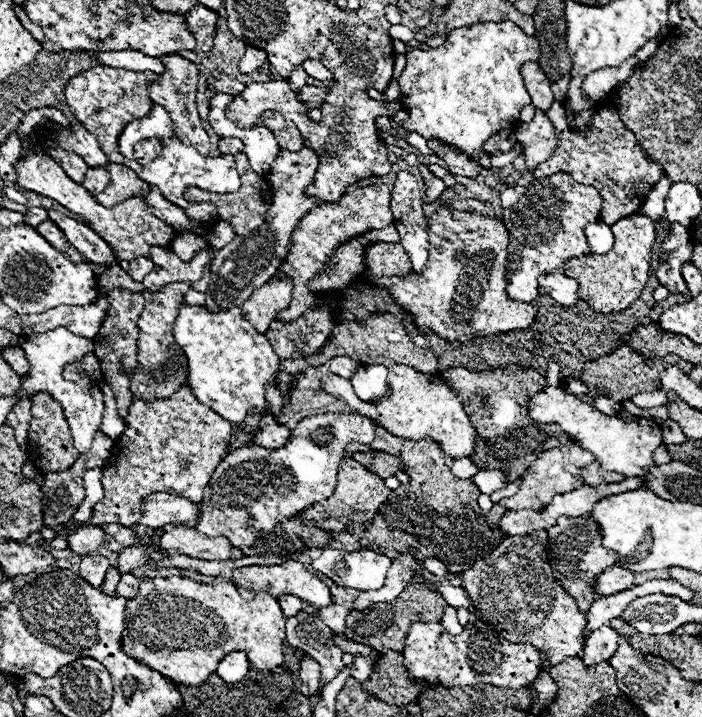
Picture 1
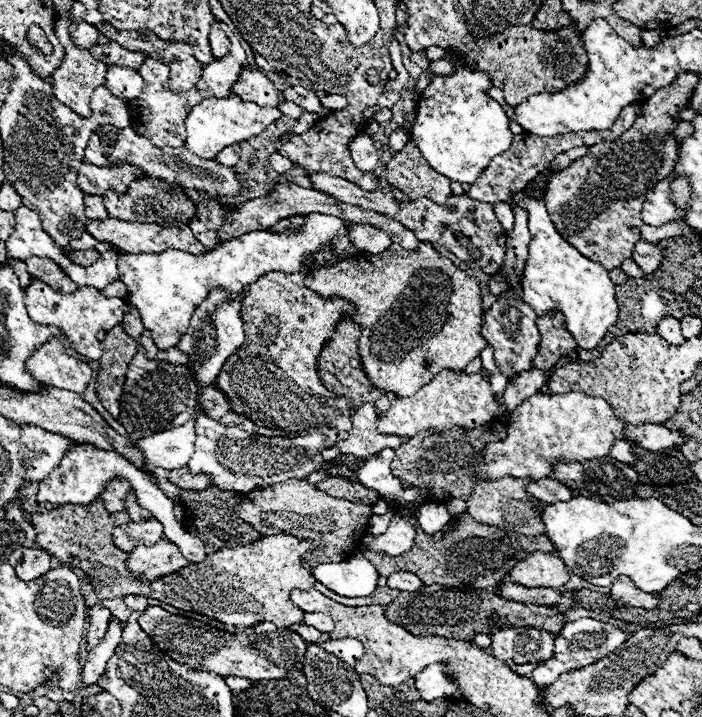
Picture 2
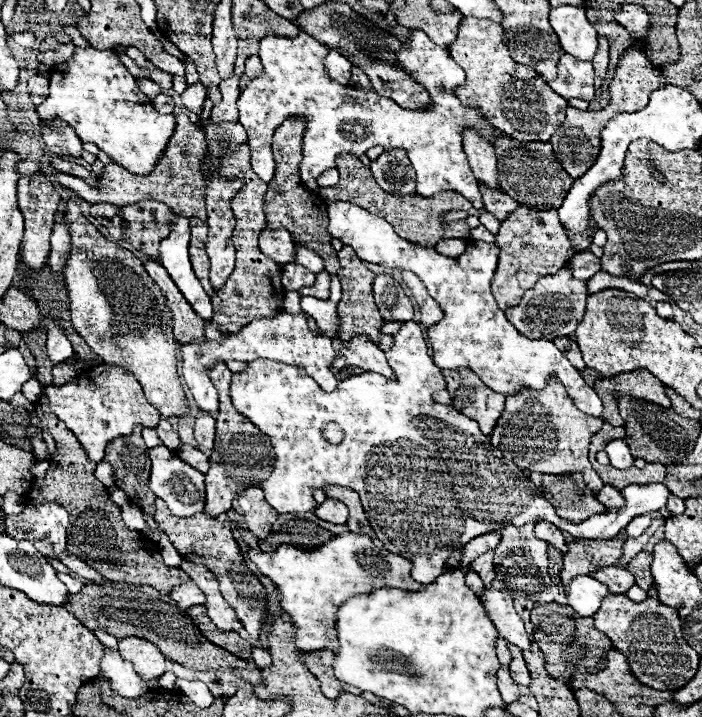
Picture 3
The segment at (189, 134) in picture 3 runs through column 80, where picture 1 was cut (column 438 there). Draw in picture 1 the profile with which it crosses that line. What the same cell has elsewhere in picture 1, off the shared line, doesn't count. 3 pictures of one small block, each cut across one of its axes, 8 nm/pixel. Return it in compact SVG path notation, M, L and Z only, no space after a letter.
M420 164L418 168L420 168L420 174L422 174L422 178L424 178L424 186L426 186L426 196L428 196L428 200L430 200L430 202L436 202L436 200L442 196L442 192L446 190L444 182L442 182L440 178L436 178L436 176L428 170L428 166Z

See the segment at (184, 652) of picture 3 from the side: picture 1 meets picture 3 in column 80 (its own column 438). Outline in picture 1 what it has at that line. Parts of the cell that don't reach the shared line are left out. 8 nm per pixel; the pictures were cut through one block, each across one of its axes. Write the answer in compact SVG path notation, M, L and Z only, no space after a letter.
M410 582L408 588L404 588L404 592L396 600L392 600L392 604L372 604L368 612L350 612L346 616L344 636L348 640L368 644L378 652L384 652L384 650L402 652L412 624L414 622L440 622L446 606L448 604L438 590L430 590L418 582Z

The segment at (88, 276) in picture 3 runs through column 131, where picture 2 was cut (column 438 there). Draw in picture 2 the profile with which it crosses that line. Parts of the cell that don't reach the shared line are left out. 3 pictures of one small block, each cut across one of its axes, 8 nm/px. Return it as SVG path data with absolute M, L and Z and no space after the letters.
M392 242L390 248L380 254L360 252L352 260L344 260L336 266L312 272L306 278L306 284L308 288L314 288L314 292L324 296L344 296L356 304L356 316L350 316L350 320L362 328L362 336L358 340L362 364L372 384L384 390L384 394L394 392L396 396L412 396L412 392L428 384L428 380L432 380L442 368L466 368L466 364L472 362L488 344L480 334L484 324L480 280L466 274L456 264L452 264L452 260L436 252L430 242L420 242L416 252L404 250L396 242Z

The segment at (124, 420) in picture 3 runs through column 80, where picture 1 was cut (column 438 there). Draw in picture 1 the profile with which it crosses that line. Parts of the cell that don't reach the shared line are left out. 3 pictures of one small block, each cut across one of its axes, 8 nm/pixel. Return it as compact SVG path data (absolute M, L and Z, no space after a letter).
M398 364L398 366L390 368L388 384L392 388L390 396L386 400L378 402L378 404L360 400L354 394L350 380L344 380L344 378L336 376L336 374L330 374L326 378L322 378L320 392L332 394L336 400L346 404L352 414L360 414L360 416L370 418L374 424L384 426L390 434L394 434L398 438L404 438L404 440L432 438L452 458L470 456L478 434L470 424L470 418L468 418L468 414L464 410L462 400L458 398L456 392L452 392L452 388L448 388L448 384L442 380L440 372L424 374L424 372L418 372L418 370L410 368L410 366Z

